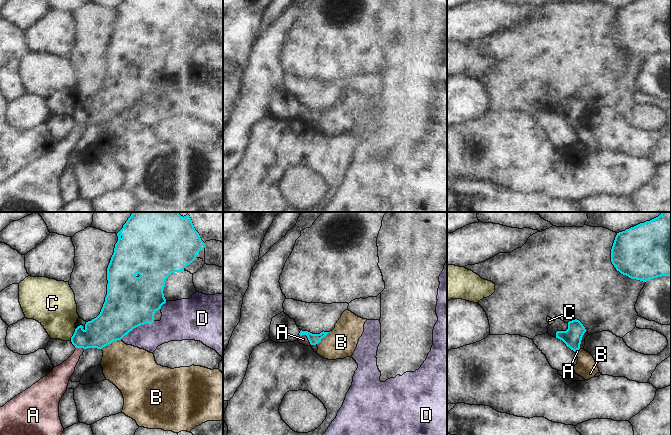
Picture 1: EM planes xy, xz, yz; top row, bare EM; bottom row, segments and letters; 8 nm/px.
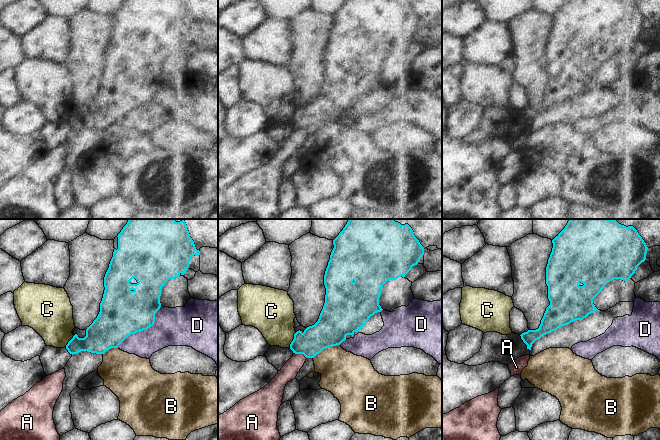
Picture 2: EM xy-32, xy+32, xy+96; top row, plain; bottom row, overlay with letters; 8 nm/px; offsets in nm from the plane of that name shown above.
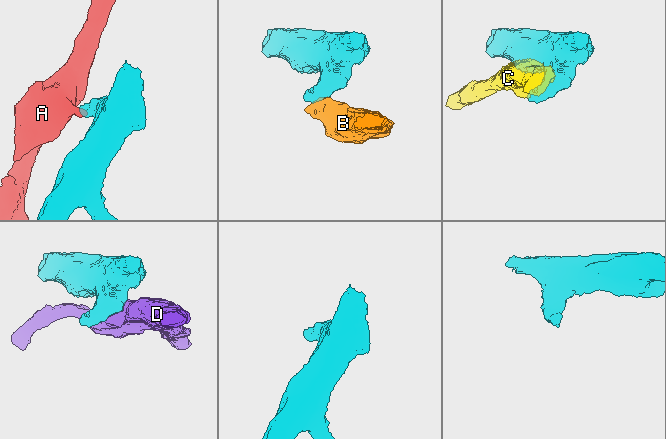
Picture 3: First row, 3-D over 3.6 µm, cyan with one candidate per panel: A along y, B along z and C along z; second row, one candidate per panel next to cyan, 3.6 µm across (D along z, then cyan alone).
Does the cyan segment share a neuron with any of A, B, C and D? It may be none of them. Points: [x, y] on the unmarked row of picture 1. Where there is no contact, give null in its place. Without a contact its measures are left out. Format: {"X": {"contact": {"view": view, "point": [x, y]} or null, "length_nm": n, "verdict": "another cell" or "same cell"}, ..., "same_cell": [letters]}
{"A": {"contact": {"view": "xz", "point": [307, 113]}, "length_nm": 120, "verdict": "another cell"}, "B": {"contact": {"view": "xy", "point": [110, 119]}, "length_nm": 180, "verdict": "another cell"}, "C": {"contact": {"view": "xy", "point": [73, 110]}, "length_nm": 120, "verdict": "another cell"}, "D": {"contact": {"view": "xy", "point": [137, 102]}, "length_nm": 320, "verdict": "another cell"}, "same_cell": []}

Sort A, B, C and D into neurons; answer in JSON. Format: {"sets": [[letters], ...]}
{"sets": [["A"], ["B"], ["C"], ["D"]]}

